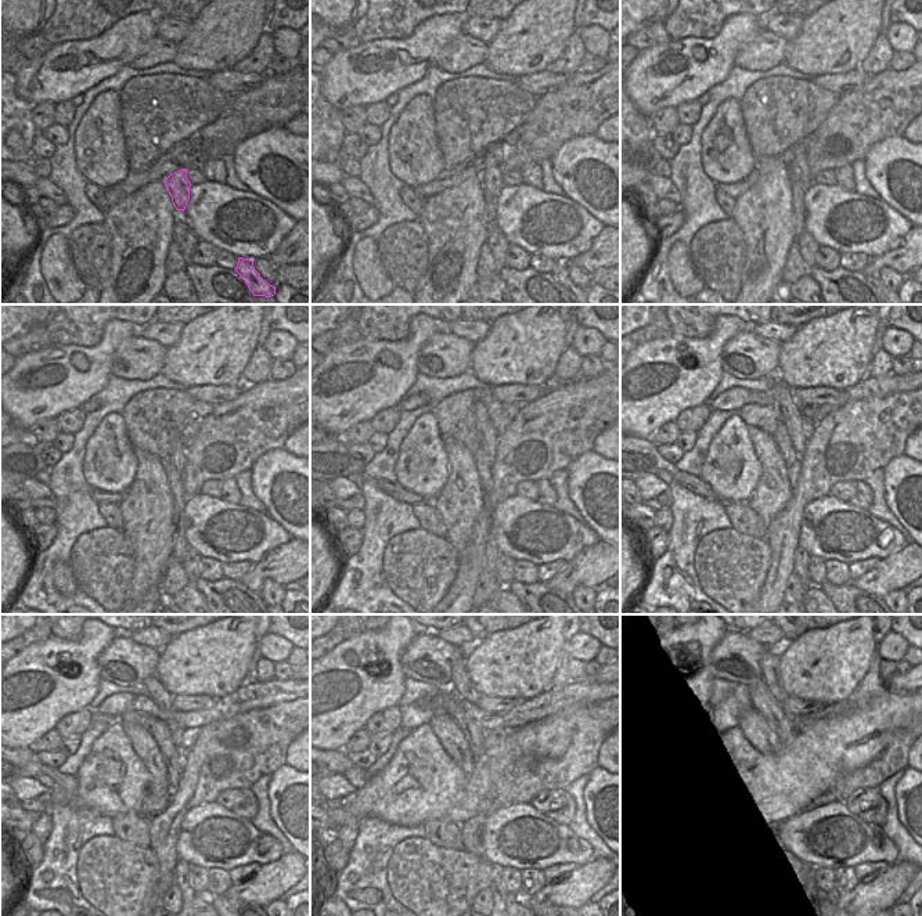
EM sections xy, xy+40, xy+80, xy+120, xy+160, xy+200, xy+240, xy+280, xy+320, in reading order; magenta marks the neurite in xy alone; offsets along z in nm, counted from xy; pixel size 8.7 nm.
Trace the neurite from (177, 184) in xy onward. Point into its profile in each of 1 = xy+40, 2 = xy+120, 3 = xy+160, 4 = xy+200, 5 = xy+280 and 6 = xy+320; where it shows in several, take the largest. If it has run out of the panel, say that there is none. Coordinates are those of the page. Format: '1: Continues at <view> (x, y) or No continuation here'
1: Continues at xy+40 (492, 179)
2: Continues at xy+120 (179, 455)
3: Continues at xy+160 (487, 436)
4: Continues at xy+200 (799, 429)
5: Continues at xy+280 (461, 684)
6: Continues at xy+320 (770, 674).

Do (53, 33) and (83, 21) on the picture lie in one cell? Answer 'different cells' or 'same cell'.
same cell

